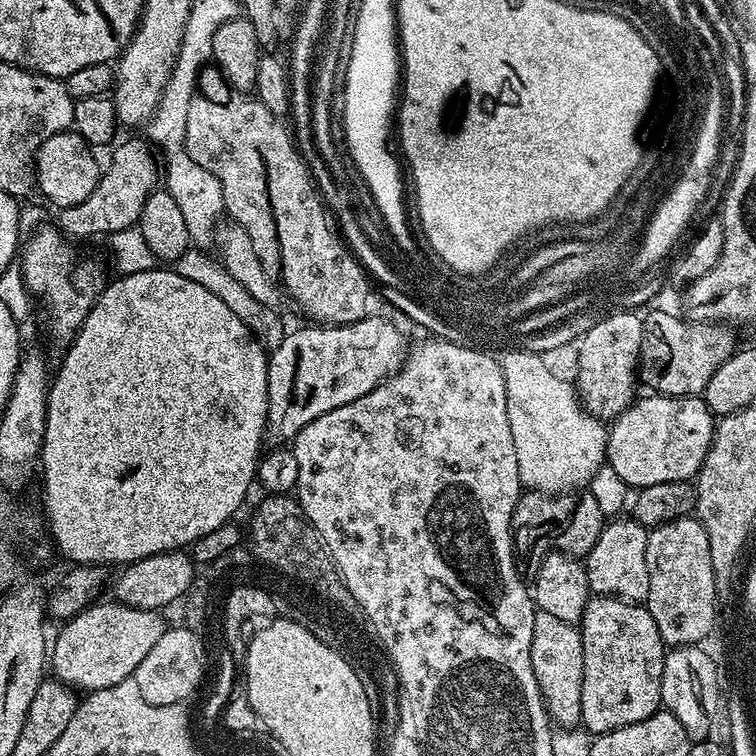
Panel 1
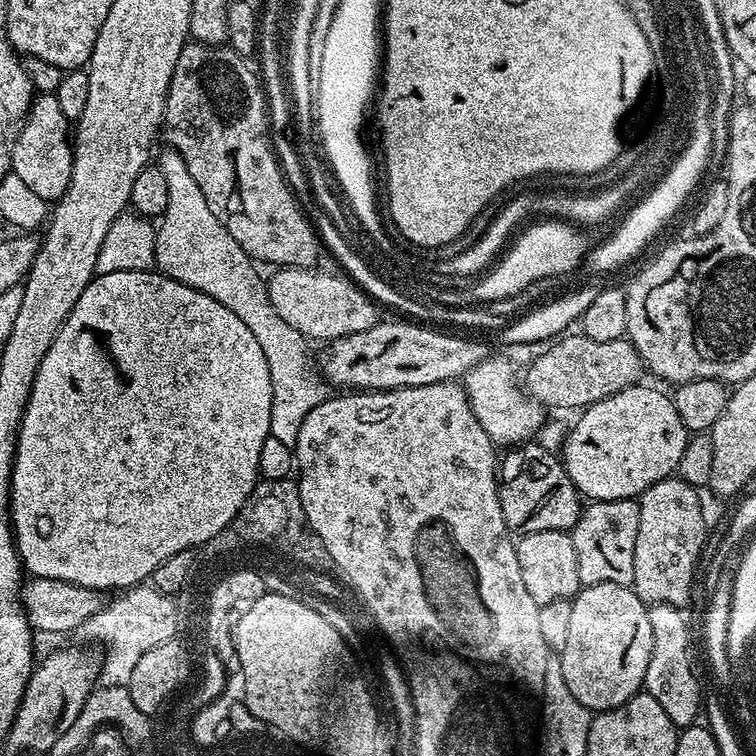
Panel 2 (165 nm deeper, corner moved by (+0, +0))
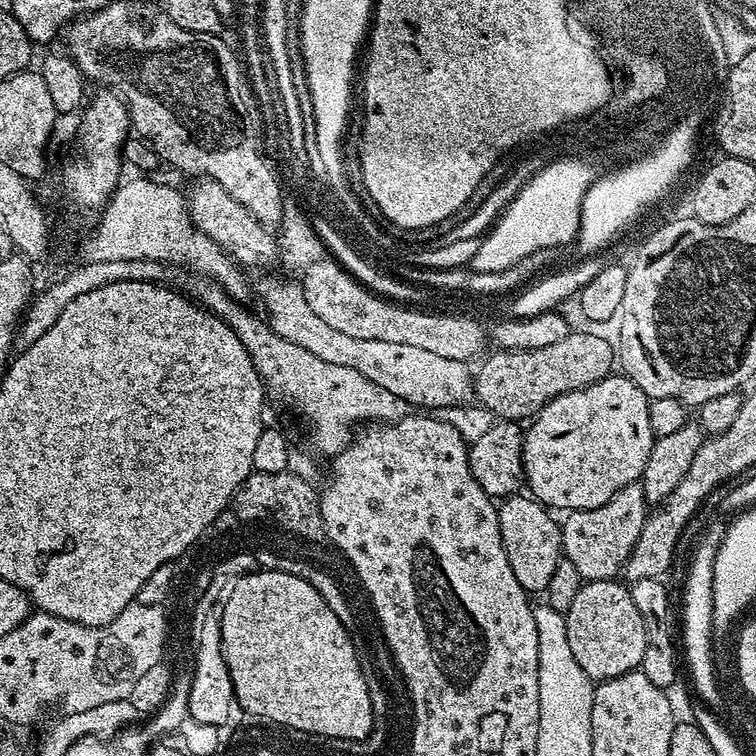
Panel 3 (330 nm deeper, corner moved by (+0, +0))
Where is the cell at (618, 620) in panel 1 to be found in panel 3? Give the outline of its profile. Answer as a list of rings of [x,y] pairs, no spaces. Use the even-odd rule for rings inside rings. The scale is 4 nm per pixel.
[[[619,579],[589,580],[581,583],[577,597],[574,598],[574,602],[570,602],[564,621],[566,638],[570,638],[570,651],[574,653],[578,666],[582,666],[582,670],[586,670],[586,674],[594,682],[613,680],[622,674],[639,669],[646,654],[648,631],[642,614],[638,614],[638,606],[634,606],[631,591]]]

